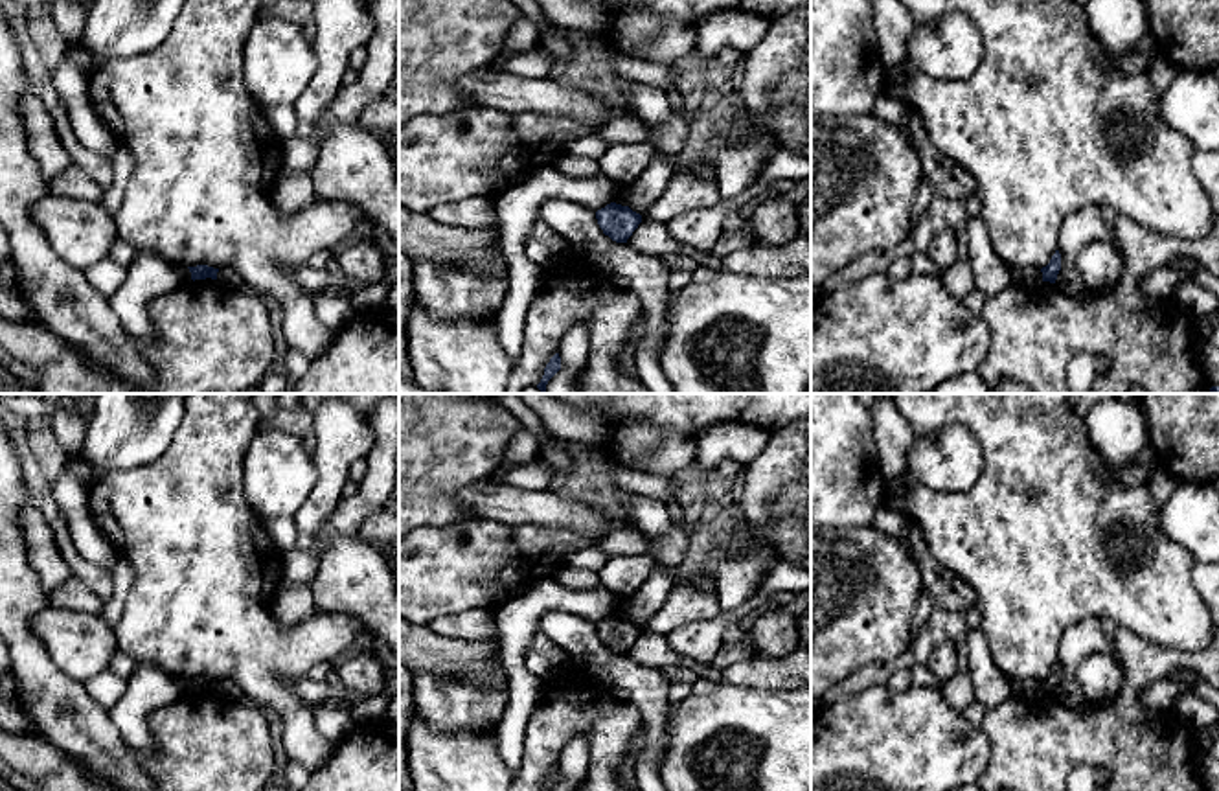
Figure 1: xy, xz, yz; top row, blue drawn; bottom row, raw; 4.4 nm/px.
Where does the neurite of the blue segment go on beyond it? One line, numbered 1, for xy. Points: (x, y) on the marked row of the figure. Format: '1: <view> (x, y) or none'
1: none

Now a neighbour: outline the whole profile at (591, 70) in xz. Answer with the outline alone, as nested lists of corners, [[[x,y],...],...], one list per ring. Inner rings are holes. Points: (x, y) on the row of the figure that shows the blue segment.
[[[581,29],[561,31],[572,48],[572,61],[557,59],[541,42],[533,48],[542,50],[552,57],[548,79],[568,88],[583,90],[609,109],[631,109],[627,94],[631,81],[620,77],[610,63],[612,53],[621,53],[614,48],[610,33]]]

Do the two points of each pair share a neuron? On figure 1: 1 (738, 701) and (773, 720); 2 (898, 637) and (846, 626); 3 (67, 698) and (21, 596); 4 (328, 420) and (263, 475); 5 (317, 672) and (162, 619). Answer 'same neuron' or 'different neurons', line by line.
1: same neuron
2: same neuron
3: same neuron
4: different neurons
5: different neurons

